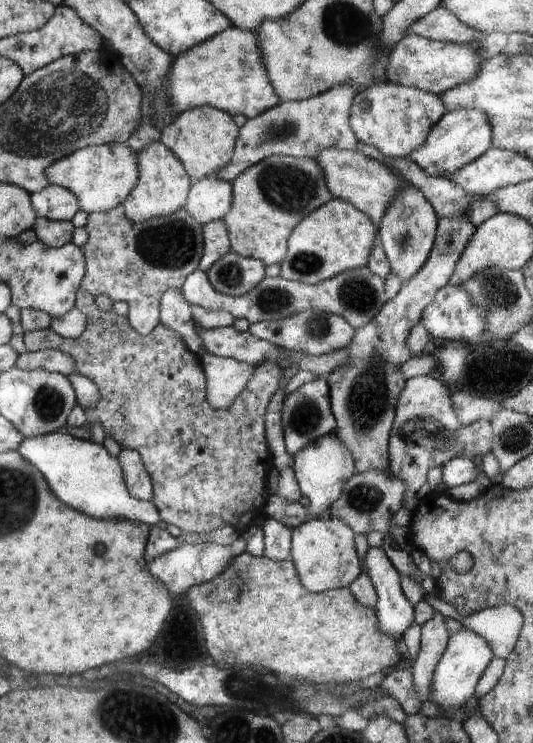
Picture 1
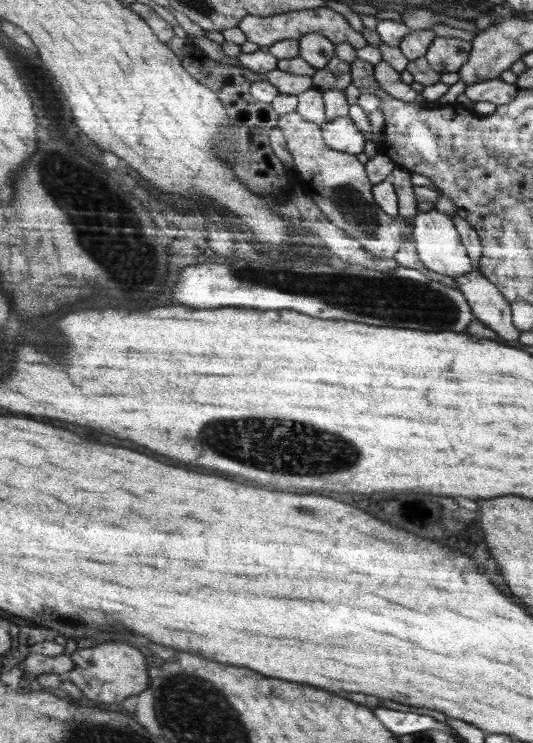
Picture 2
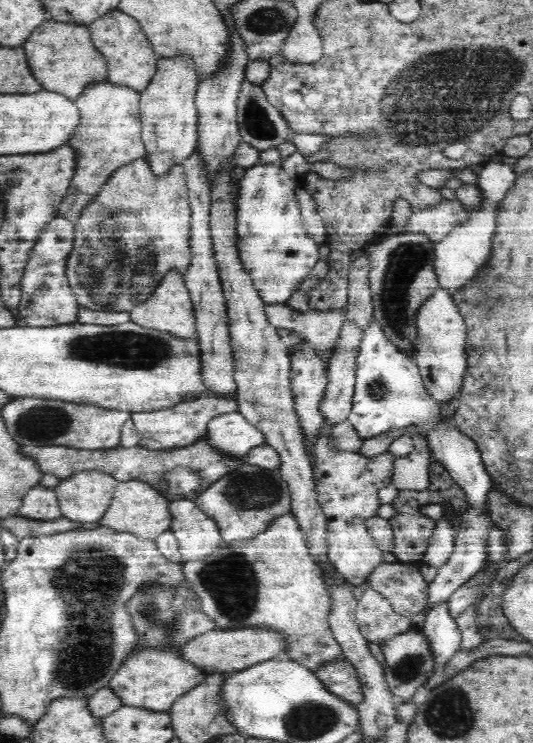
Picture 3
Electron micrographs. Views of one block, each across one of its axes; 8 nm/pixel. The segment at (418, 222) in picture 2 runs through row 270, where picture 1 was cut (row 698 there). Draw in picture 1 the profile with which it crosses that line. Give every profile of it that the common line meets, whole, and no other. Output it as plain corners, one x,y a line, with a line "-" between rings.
462,627
450,635
446,650
436,665
431,682
431,699
442,707
446,719
456,716
463,706
474,697
474,688
483,672
495,656
489,642
473,630

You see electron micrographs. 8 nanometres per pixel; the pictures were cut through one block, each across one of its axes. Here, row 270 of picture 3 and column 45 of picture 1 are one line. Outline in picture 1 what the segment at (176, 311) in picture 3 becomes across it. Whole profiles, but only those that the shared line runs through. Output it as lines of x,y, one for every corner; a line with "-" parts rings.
125,143
92,145
78,149
69,157
53,162
45,170
50,185
66,187
77,198
81,210
85,213
105,213
122,204
133,192
140,180
140,167
137,154

